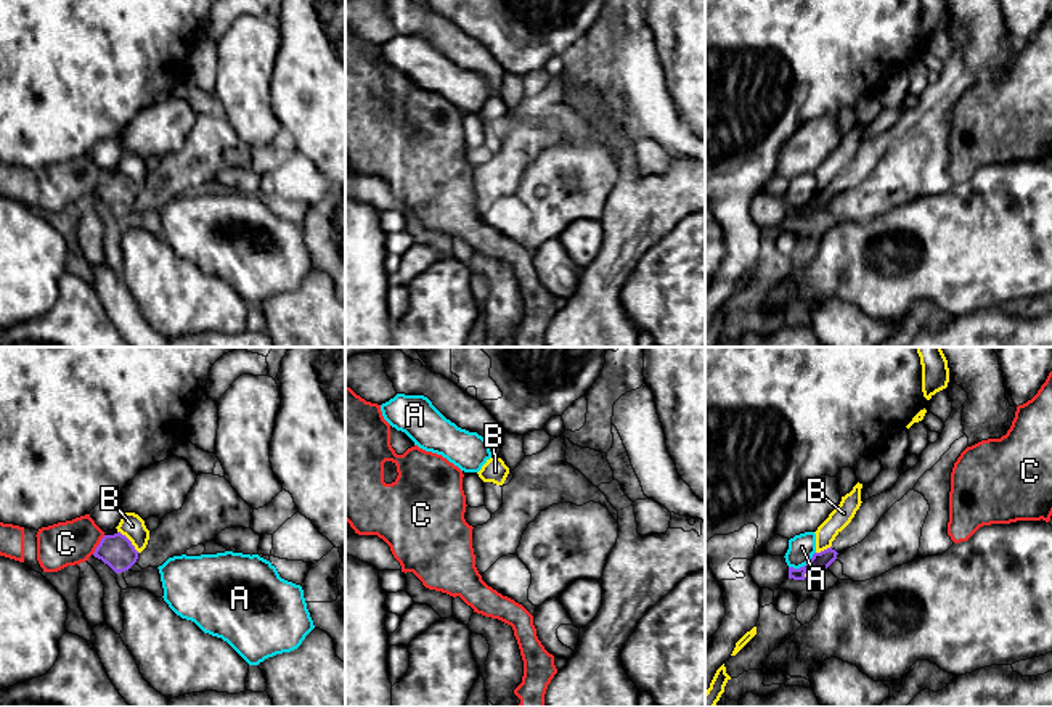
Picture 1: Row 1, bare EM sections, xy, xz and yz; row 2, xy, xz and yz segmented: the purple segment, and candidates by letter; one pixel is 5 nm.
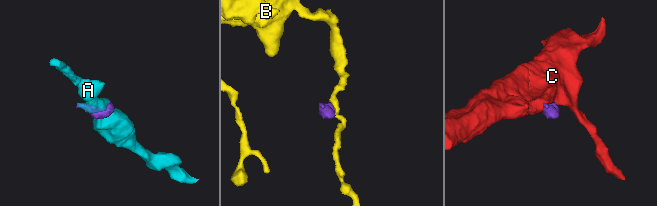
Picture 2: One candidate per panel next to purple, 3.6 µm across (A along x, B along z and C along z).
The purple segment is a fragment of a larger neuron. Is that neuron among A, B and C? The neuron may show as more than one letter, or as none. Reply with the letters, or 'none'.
none

